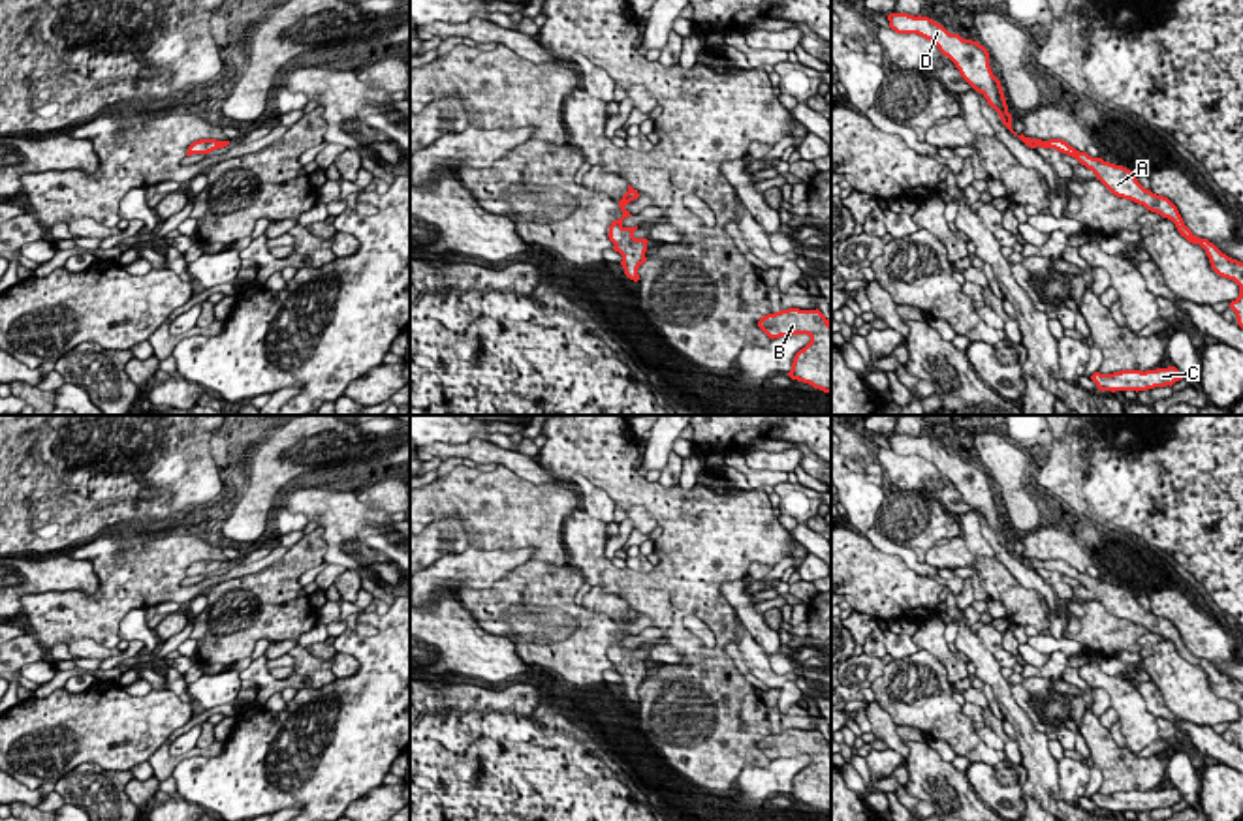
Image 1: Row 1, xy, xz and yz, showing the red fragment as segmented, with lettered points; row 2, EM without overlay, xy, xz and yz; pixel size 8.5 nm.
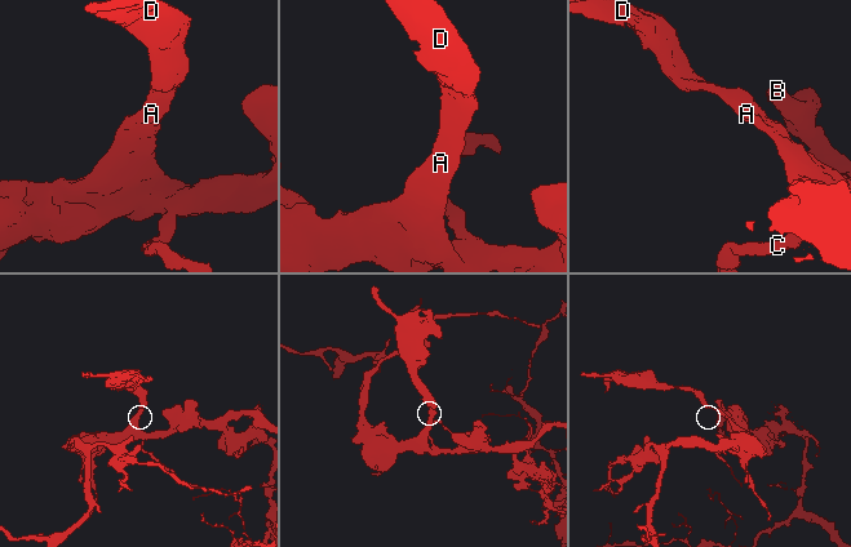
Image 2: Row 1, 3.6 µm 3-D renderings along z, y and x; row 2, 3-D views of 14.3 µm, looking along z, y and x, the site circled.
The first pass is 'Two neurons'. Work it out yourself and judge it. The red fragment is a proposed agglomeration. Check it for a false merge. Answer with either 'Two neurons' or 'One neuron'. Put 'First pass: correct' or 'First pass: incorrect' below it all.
One neuron
First pass: incorrect

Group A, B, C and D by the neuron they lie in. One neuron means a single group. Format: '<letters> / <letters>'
A B C D

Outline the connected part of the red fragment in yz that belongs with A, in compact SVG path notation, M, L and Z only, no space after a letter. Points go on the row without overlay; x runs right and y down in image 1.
M1023 554L1017 556L1027 567L1036 569L1055 569L1062 575L1068 575L1076 579L1081 586L1091 590L1096 599L1117 618L1130 620L1138 626L1143 626L1147 631L1160 635L1162 639L1168 639L1175 644L1181 658L1185 658L1192 665L1200 665L1211 684L1211 689L1228 701L1234 701L1239 706L1239 718L1230 723L1230 729L1235 733L1237 746L1243 750L1243 684L1237 680L1228 678L1222 674L1213 663L1207 659L1196 658L1183 643L1177 627L1164 616L1156 616L1151 611L1145 611L1136 596L1123 588L1109 582L1104 582L1102 579L1093 579L1087 573L1079 573L1074 567L1070 567L1062 560L1031 560Z

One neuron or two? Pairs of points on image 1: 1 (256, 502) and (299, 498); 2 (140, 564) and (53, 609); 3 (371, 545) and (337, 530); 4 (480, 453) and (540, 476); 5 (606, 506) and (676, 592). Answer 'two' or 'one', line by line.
1: two
2: one
3: one
4: one
5: two

